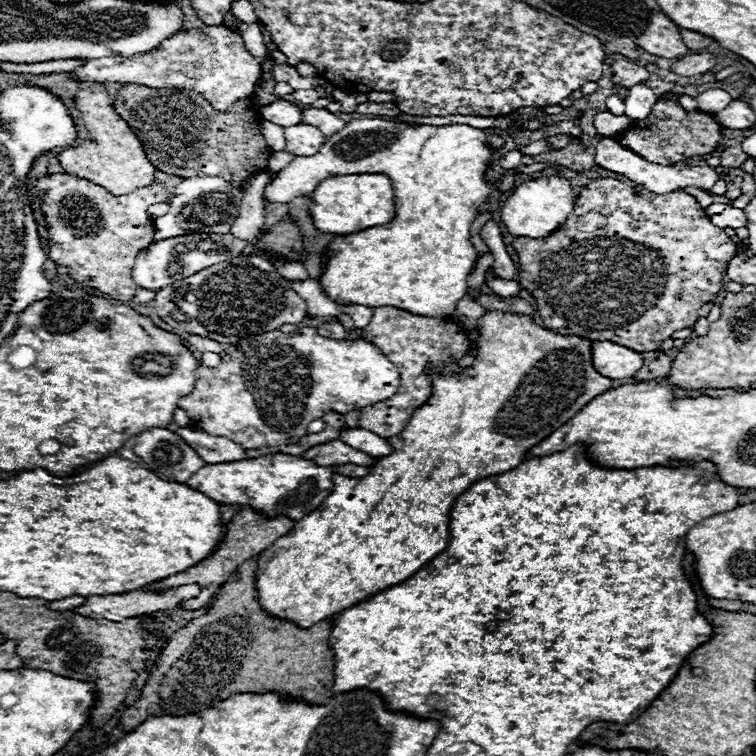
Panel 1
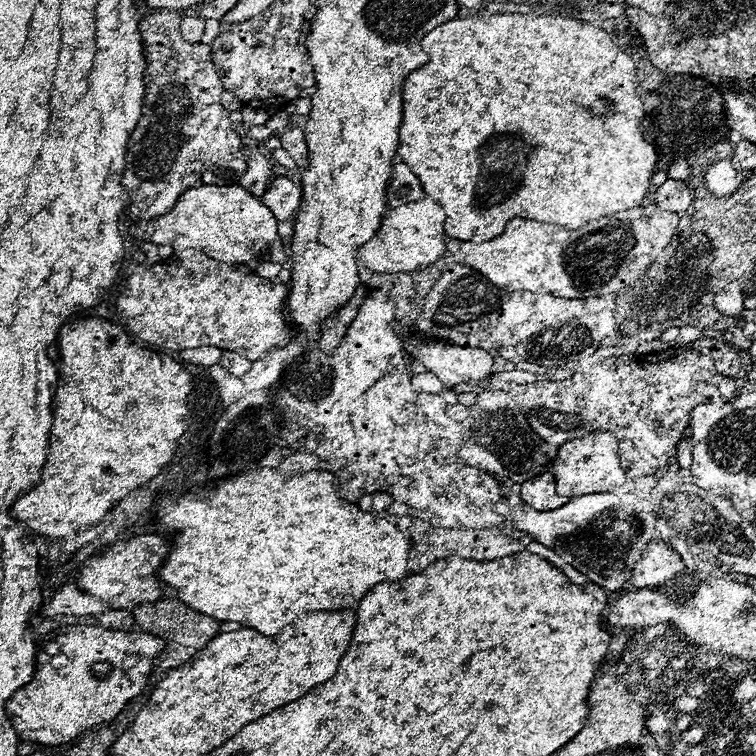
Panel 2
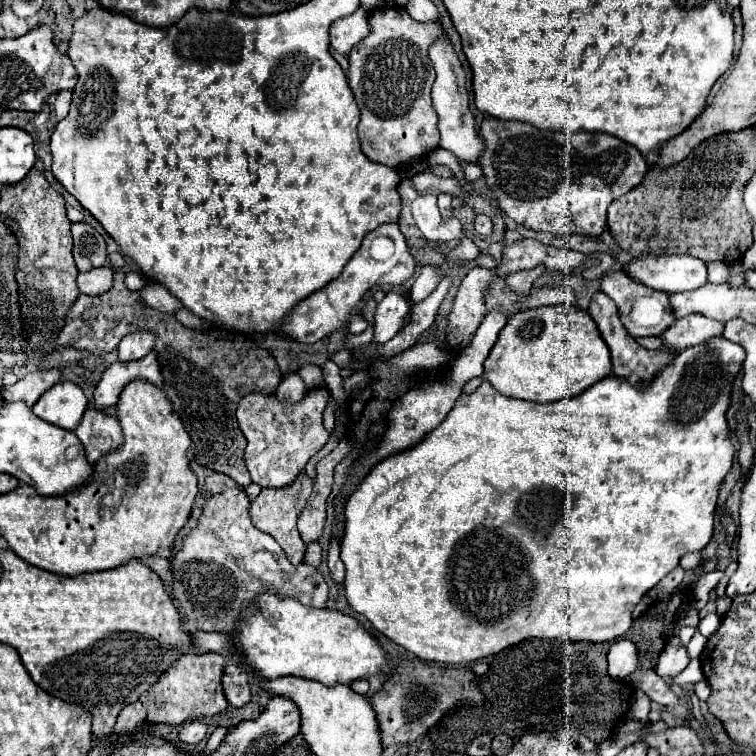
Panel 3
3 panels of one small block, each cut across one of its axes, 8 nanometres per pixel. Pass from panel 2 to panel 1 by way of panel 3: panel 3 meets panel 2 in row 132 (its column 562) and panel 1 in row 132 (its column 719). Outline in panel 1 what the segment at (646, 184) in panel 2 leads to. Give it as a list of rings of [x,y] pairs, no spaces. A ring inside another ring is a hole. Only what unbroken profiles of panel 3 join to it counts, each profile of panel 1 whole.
[[[380,118],[350,120],[340,132],[322,144],[318,154],[298,156],[294,162],[284,166],[266,186],[266,200],[288,202],[292,198],[306,196],[330,176],[348,176],[350,172],[386,174],[392,180],[392,188],[396,192],[396,220],[384,228],[356,232],[356,236],[336,236],[328,244],[336,256],[326,258],[326,270],[320,280],[322,292],[332,300],[340,300],[342,304],[360,304],[370,308],[396,306],[420,316],[444,318],[454,314],[458,300],[468,294],[466,278],[476,260],[476,250],[470,242],[470,224],[488,202],[492,190],[486,182],[486,172],[492,166],[494,152],[502,146],[504,138],[472,126],[410,126],[404,122],[388,122]]]

